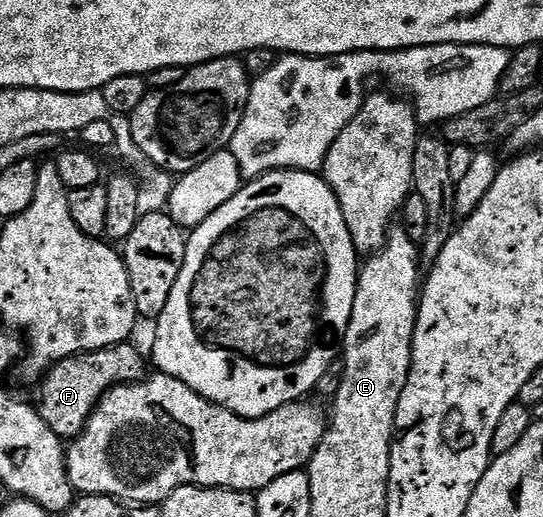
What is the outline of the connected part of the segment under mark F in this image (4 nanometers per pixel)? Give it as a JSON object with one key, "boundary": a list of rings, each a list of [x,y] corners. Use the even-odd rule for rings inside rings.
{"boundary":[[[131,343],[69,357],[58,365],[52,365],[42,378],[43,402],[38,403],[37,410],[56,435],[62,439],[74,439],[83,432],[95,406],[110,389],[134,383],[143,376],[143,357]]]}

